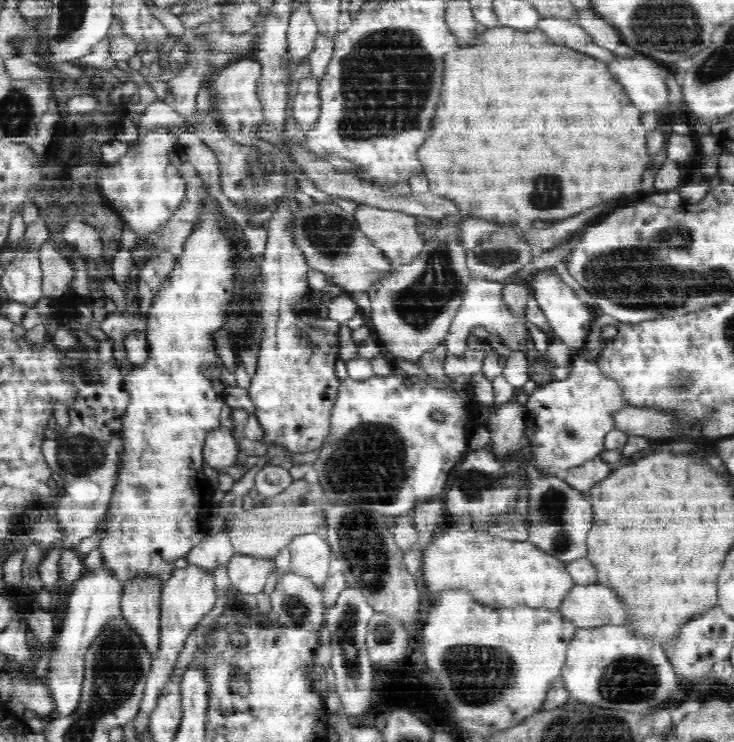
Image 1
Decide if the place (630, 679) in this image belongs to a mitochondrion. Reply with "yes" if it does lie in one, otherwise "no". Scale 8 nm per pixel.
yes

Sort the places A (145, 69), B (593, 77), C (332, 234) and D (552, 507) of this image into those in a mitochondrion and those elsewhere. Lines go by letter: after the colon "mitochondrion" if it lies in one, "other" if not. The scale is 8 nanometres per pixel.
A: other
B: other
C: mitochondrion
D: mitochondrion

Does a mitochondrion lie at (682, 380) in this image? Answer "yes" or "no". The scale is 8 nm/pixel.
yes

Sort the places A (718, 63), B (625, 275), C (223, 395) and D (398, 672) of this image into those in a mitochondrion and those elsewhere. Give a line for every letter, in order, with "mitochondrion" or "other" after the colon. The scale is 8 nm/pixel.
A: mitochondrion
B: mitochondrion
C: other
D: other

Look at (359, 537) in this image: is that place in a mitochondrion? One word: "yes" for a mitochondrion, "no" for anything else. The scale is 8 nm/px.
yes

